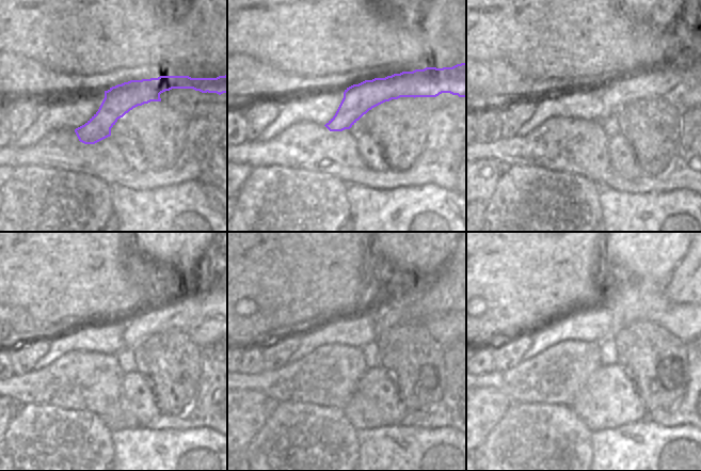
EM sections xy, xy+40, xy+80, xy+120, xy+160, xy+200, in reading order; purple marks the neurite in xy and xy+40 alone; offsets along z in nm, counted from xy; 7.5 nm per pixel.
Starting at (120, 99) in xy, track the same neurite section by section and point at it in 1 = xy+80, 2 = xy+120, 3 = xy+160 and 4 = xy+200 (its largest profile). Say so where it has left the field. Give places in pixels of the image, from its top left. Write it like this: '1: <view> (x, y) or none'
1: xy+80 (655, 80)
2: xy+120 (205, 298)
3: xy+160 (444, 296)
4: xy+200 (683, 287)

